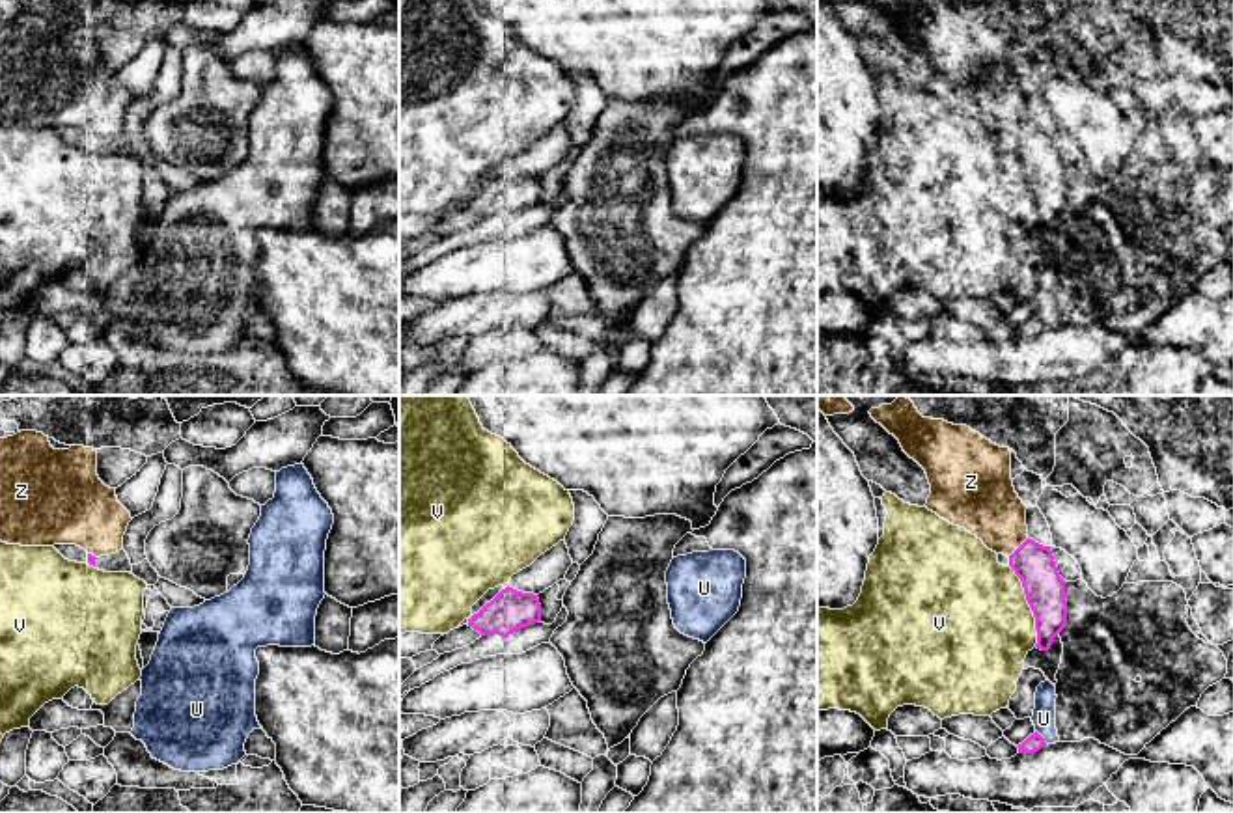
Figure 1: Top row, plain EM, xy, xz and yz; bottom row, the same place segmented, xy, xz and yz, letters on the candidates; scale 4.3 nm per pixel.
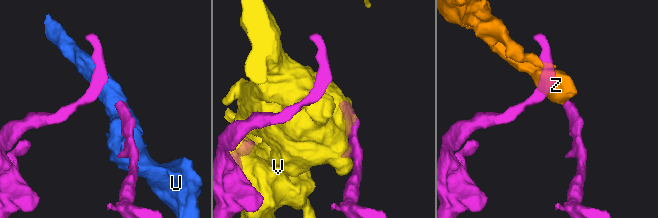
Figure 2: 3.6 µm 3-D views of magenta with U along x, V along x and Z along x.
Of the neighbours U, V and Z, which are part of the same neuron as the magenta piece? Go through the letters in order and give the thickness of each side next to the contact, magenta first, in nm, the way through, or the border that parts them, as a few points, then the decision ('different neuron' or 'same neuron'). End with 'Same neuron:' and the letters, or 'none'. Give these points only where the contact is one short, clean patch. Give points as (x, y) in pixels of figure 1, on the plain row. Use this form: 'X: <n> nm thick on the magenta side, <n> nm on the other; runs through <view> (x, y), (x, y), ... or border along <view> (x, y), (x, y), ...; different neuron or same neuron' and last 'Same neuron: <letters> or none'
U: 80 nm thick on the magenta side, 100 nm on the other; different neuron
V: 180 nm thick on the magenta side, 500 nm on the other; different neuron
Z: 180 nm thick on the magenta side, 280 nm on the other; same neuron
Same neuron: Z

